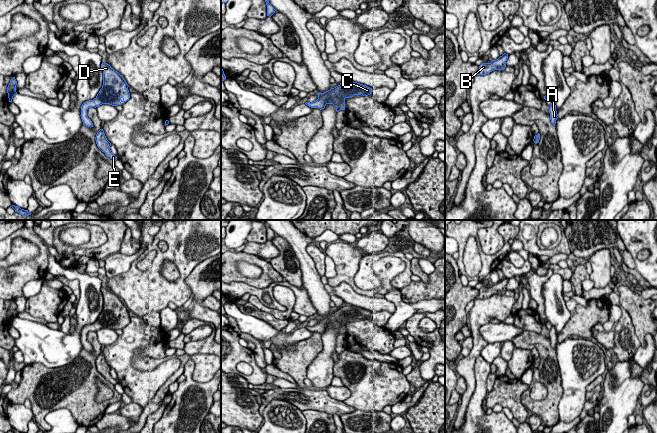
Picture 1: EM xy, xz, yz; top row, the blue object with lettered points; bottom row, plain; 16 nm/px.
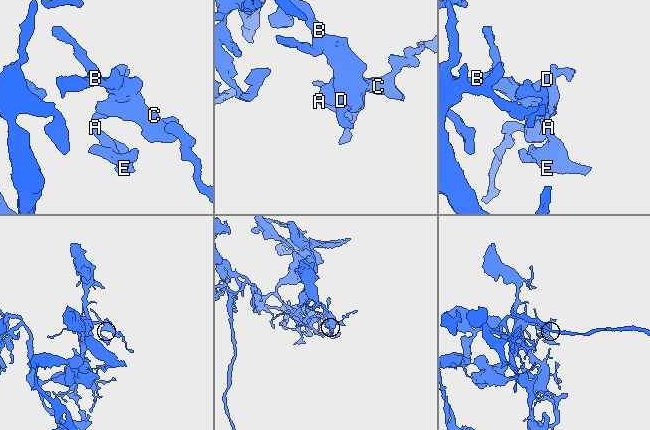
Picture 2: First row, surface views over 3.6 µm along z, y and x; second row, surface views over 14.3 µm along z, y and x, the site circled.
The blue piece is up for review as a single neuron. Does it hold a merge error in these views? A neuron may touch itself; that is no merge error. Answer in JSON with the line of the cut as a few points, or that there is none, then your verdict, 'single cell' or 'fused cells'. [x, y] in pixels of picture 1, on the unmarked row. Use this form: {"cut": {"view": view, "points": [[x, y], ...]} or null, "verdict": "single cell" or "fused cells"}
{"cut": null, "verdict": "single cell"}

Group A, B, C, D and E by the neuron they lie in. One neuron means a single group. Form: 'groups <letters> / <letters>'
groups A B C D E

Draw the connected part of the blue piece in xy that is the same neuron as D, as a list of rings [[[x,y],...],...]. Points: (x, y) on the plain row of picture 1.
[[[102,287],[103,309],[99,317],[93,324],[86,325],[81,330],[81,343],[83,349],[93,351],[92,345],[87,341],[87,334],[90,331],[98,331],[102,328],[112,330],[121,329],[130,322],[128,309],[124,302],[115,295],[109,288]]]

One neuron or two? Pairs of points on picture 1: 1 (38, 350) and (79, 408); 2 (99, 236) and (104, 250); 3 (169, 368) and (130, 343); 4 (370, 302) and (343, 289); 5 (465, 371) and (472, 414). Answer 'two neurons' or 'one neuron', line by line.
1: two neurons
2: two neurons
3: one neuron
4: one neuron
5: two neurons

